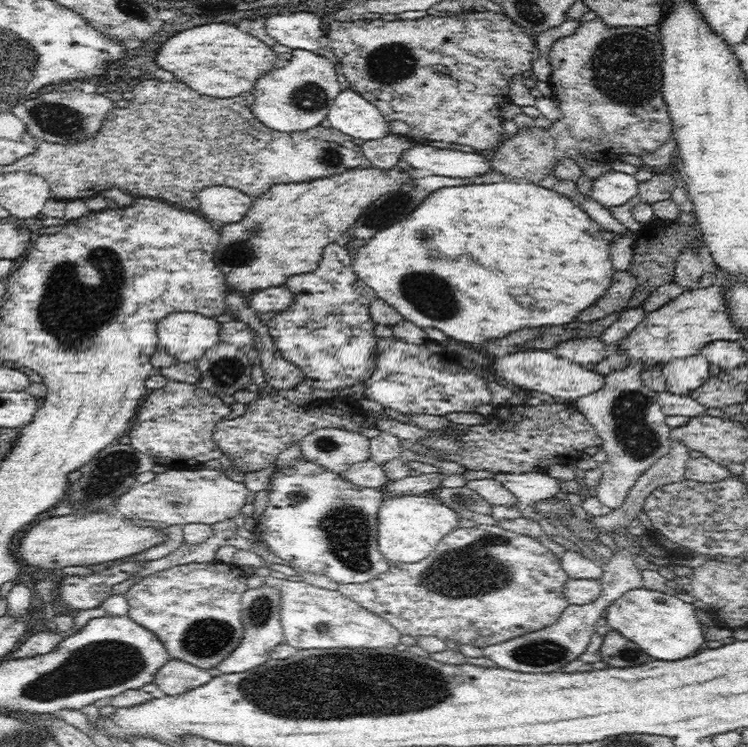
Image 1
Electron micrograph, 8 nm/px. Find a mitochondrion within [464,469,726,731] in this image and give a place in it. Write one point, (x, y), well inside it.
(535, 652)

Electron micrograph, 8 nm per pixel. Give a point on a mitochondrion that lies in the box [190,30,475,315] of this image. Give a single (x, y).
(388, 65)

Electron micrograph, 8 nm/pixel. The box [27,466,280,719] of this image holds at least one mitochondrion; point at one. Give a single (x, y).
(206, 638)

